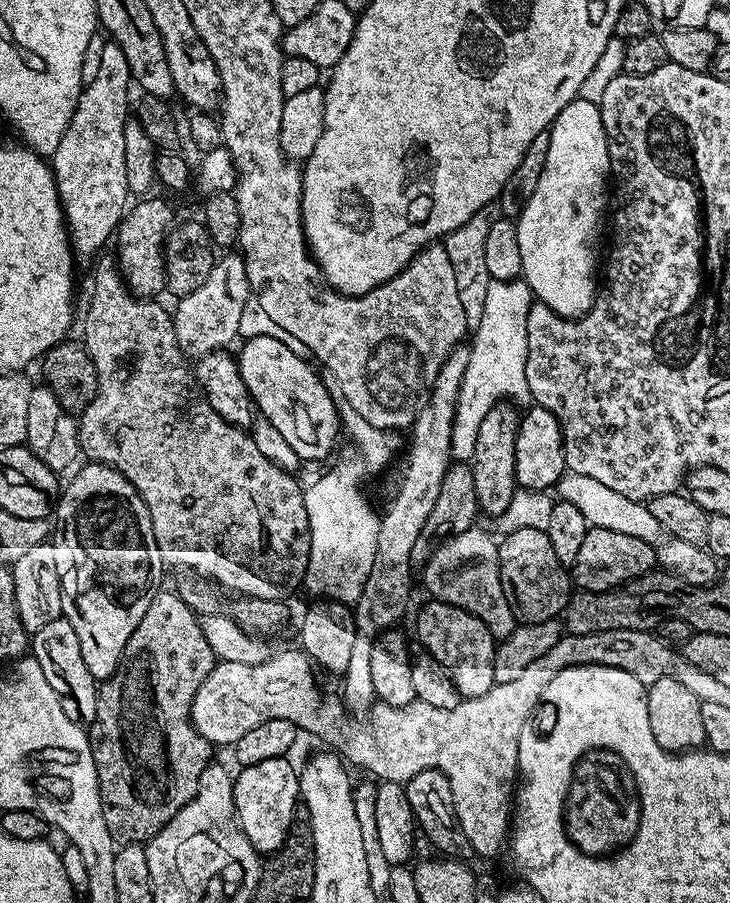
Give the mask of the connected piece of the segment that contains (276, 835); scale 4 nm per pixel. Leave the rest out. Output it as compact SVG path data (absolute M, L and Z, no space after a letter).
M283 756L270 758L270 762L258 762L249 768L240 768L234 776L236 818L246 838L250 838L252 847L261 854L277 852L282 846L300 800L298 768L290 761Z

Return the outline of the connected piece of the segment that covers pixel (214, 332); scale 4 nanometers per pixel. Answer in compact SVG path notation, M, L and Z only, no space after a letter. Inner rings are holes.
M243 255L224 256L215 261L210 278L190 294L175 301L176 312L172 316L172 329L181 352L188 358L199 358L229 347L232 339L239 337L242 308L250 296L248 275Z

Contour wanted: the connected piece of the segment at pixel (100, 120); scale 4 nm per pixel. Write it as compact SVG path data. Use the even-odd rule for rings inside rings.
M105 42L102 46L102 55L99 60L98 74L93 76L92 80L87 81L87 83L83 85L80 93L80 100L76 104L76 109L70 118L68 128L64 131L62 138L58 142L58 150L50 158L50 167L52 175L56 178L56 189L60 195L60 207L64 209L64 222L68 230L70 243L79 255L81 252L84 256L93 255L92 257L95 257L97 253L101 251L99 248L102 247L107 240L109 243L109 241L113 239L114 233L119 229L120 221L124 219L124 213L130 204L130 191L127 186L126 178L126 138L124 137L124 125L127 124L130 119L130 106L128 110L128 84L130 88L132 83L132 71L126 62L126 54L122 54L122 46L118 46L115 42Z

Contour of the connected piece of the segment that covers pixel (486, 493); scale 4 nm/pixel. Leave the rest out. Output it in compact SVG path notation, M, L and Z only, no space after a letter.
M496 403L484 417L482 426L479 427L478 438L475 439L470 467L474 474L476 507L481 513L489 512L492 518L501 516L512 500L512 495L518 490L516 467L514 466L514 446L518 438L520 418L521 413L515 403Z

